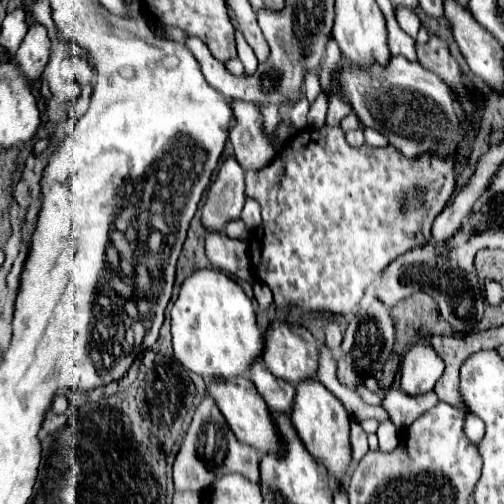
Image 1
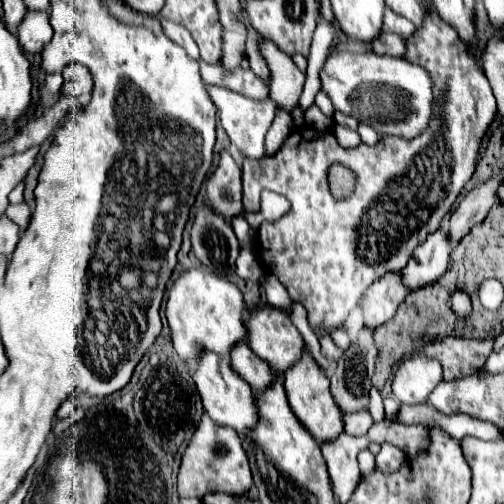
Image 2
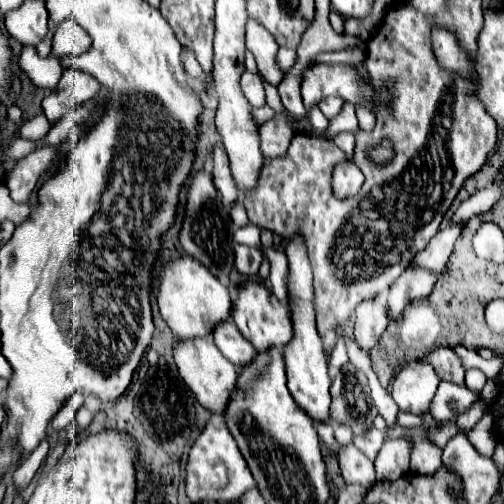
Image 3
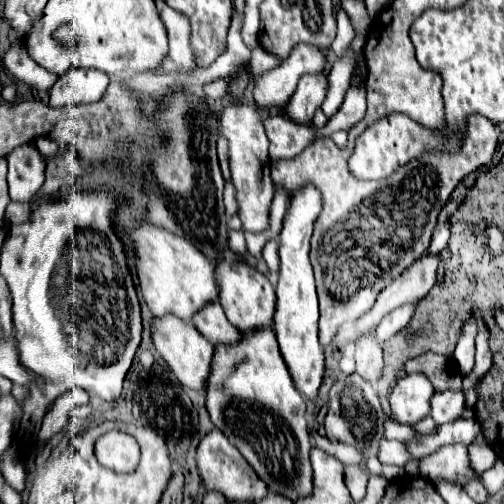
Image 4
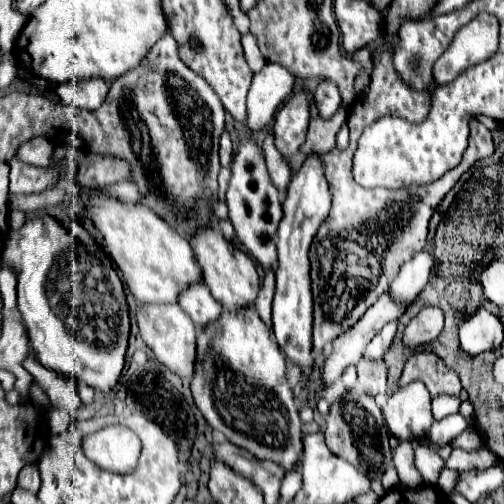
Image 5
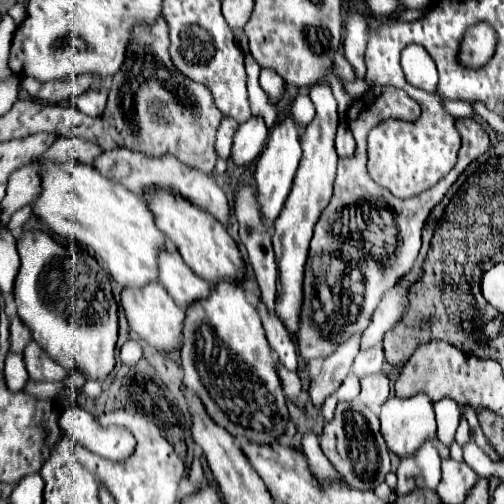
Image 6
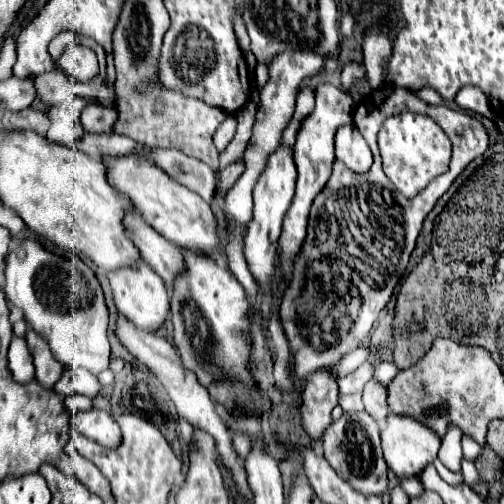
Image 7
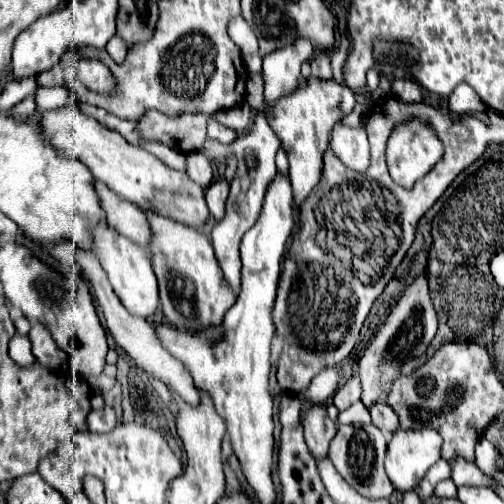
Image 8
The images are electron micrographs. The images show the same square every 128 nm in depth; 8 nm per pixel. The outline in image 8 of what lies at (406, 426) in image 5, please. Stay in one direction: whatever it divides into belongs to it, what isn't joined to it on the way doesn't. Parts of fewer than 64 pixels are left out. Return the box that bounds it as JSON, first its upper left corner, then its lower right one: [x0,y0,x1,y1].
[386,430,442,492]

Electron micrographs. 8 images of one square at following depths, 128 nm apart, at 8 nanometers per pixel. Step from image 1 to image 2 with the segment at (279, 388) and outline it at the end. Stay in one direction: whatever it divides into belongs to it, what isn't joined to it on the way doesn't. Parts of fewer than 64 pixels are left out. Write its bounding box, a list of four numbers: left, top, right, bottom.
[230,340,272,392]

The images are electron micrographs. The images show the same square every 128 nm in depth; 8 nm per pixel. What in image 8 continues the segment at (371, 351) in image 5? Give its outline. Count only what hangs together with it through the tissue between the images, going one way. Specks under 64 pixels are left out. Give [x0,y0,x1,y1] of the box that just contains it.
[334,376,360,410]

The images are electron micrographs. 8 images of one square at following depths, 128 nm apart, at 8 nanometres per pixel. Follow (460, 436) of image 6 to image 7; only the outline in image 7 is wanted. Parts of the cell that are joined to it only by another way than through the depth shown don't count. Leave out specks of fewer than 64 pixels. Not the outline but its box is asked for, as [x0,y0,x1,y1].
[462,436,484,464]

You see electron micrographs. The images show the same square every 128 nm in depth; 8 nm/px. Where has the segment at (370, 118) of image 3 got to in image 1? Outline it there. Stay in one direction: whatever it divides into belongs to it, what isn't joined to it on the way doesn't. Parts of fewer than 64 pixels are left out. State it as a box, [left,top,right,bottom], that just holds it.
[362,128,388,146]

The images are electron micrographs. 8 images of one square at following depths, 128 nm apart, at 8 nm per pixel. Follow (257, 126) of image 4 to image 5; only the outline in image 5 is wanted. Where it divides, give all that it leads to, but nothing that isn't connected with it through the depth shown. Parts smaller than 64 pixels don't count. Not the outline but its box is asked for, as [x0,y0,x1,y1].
[226,136,282,272]

